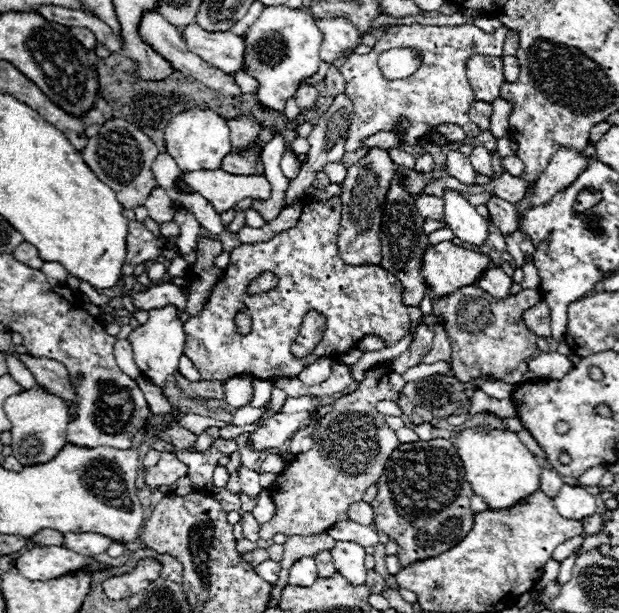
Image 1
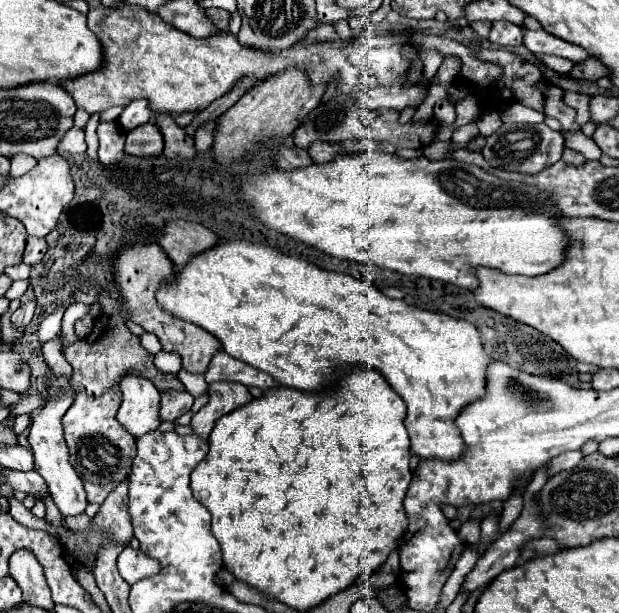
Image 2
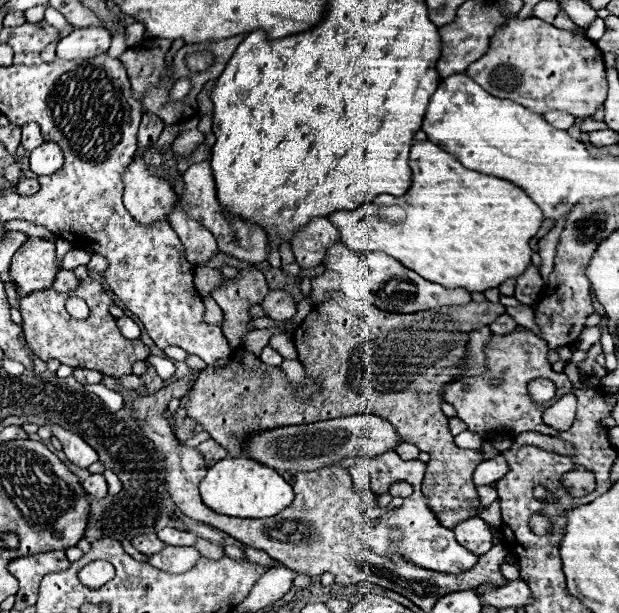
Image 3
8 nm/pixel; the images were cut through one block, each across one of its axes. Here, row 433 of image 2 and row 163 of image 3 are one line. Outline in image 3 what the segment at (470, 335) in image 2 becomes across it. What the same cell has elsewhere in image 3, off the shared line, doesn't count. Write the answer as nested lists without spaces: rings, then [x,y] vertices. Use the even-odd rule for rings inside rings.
[[[424,140],[410,148],[412,184],[404,196],[380,194],[354,210],[336,210],[328,220],[338,228],[340,242],[354,252],[386,252],[408,270],[424,276],[444,288],[466,288],[468,292],[484,292],[498,288],[504,280],[520,276],[532,256],[530,240],[542,226],[542,210],[526,196],[526,192],[506,180],[484,176],[464,168],[452,154]]]

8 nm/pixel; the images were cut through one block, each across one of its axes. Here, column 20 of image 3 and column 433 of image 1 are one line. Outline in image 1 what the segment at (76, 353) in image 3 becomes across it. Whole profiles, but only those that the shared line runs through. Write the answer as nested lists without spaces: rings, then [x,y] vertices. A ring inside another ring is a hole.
[[[464,286],[448,296],[432,300],[432,312],[444,324],[448,340],[452,342],[452,372],[460,382],[492,374],[508,384],[520,384],[528,372],[526,360],[536,356],[536,340],[524,320],[522,312],[536,306],[542,300],[538,290],[522,290],[516,296],[496,300],[488,292],[472,286]]]

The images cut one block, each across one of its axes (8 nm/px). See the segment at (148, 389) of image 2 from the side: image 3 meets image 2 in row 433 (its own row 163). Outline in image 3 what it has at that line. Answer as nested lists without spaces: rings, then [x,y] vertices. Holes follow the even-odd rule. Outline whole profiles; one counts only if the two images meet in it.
[[[138,148],[134,160],[128,164],[128,168],[122,174],[122,182],[124,182],[124,206],[128,208],[128,212],[140,222],[140,224],[152,224],[154,220],[168,220],[168,212],[172,210],[172,202],[176,200],[174,190],[170,188],[170,184],[166,180],[162,180],[160,176],[156,176],[144,162],[142,156],[142,148]]]

